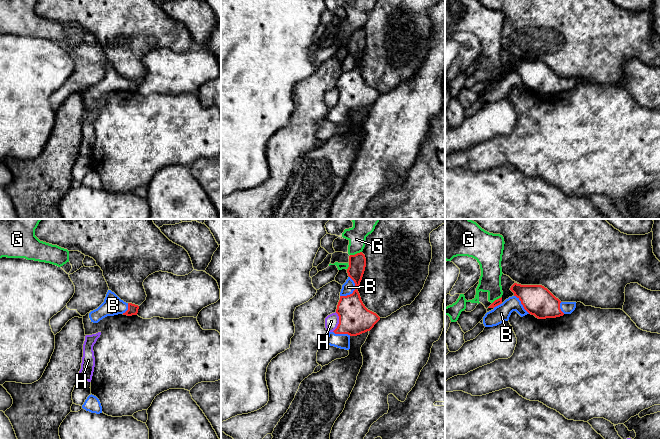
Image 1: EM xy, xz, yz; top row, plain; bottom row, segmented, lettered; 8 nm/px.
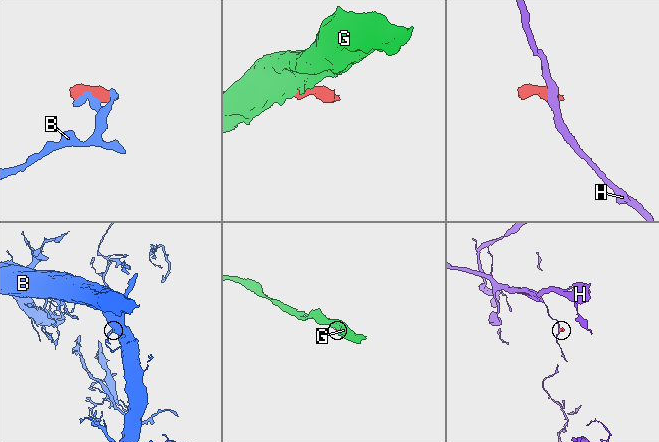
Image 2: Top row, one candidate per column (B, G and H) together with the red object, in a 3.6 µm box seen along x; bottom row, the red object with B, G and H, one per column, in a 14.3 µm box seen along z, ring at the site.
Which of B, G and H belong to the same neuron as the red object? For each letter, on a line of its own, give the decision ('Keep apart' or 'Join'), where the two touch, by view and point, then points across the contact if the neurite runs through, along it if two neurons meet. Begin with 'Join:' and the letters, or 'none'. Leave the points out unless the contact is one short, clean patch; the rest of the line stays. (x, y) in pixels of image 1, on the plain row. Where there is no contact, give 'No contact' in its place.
Join: B
B: Join. Touches red at xz (354, 66)
G: Keep apart. Touches red at xz (355, 30). Boundary: xz (361, 27), (350, 31)
H: Keep apart. Touches red at xz (339, 98). Boundary: xz (336, 88), (338, 101), (332, 107)

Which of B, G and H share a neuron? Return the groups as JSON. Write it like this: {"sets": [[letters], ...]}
{"sets": [["B"], ["G"], ["H"]]}

